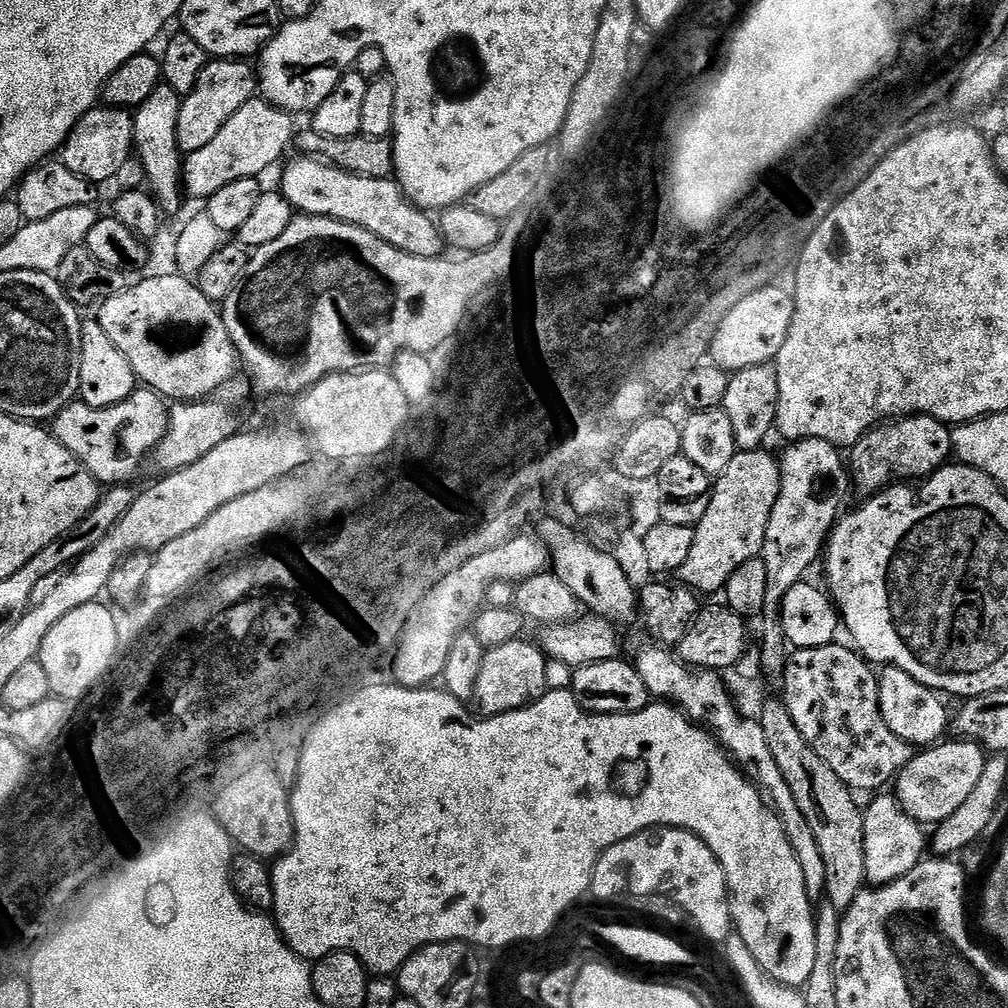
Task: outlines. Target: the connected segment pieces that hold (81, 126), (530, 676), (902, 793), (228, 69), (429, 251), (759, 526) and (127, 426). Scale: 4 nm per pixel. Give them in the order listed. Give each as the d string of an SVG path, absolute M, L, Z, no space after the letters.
M107 106L91 108L78 122L78 126L74 126L74 130L65 140L62 149L62 163L70 170L74 170L74 174L86 178L94 185L103 186L107 180L108 183L115 181L120 167L126 161L133 159L134 156L134 122L132 117L133 113L123 108L110 108Z
M521 638L514 642L506 642L506 646L489 648L484 653L482 670L478 674L478 686L474 697L475 711L481 717L501 716L507 712L516 712L520 708L539 700L549 691L546 682L546 666L548 660L540 651L539 643Z
M963 738L950 740L917 751L917 756L899 769L894 795L906 814L910 814L910 818L914 818L921 826L935 826L950 818L950 814L954 814L954 810L958 810L958 806L970 798L974 786L978 786L978 778L982 778L985 749Z
M240 58L209 59L208 65L198 78L198 86L194 86L194 90L190 90L190 94L183 97L180 102L177 146L181 153L202 150L202 146L207 146L218 135L218 130L222 130L222 126L226 126L226 122L230 122L230 118L234 118L234 114L238 114L238 110L242 110L242 106L246 106L246 102L250 102L257 95L258 76L253 65L251 68L248 64L251 63Z
M299 158L284 172L278 184L279 191L291 202L297 213L305 216L329 216L332 220L341 220L347 224L358 226L411 256L418 258L430 258L431 260L443 257L446 252L444 235L440 233L440 225L432 220L427 211L416 207L408 201L395 179L379 180L378 178L366 178L353 172L347 172L335 166L329 166L320 158Z
M768 450L759 452L737 451L721 476L715 477L712 497L706 514L694 525L694 547L690 558L682 562L678 573L679 583L697 594L723 593L730 574L746 562L757 559L764 551L766 530L774 502L778 502L780 489L780 461Z
M147 386L137 387L130 398L109 408L95 408L83 402L67 404L51 421L50 431L94 478L104 486L124 486L136 476L144 459L155 453L168 433L169 405L165 397Z

